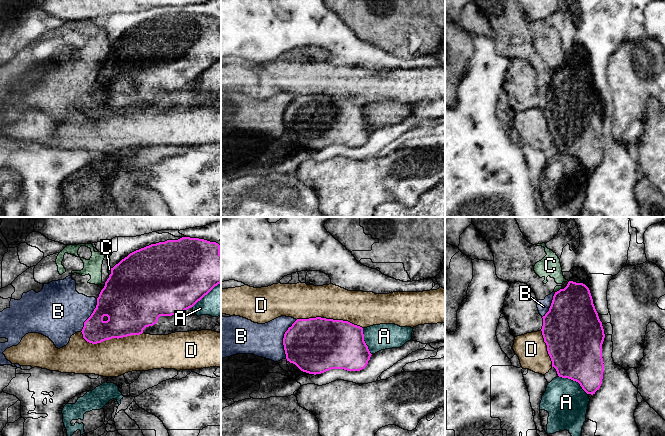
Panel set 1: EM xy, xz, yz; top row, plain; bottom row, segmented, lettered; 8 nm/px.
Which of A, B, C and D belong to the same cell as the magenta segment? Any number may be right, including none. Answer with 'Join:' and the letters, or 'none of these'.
Join: none of these

